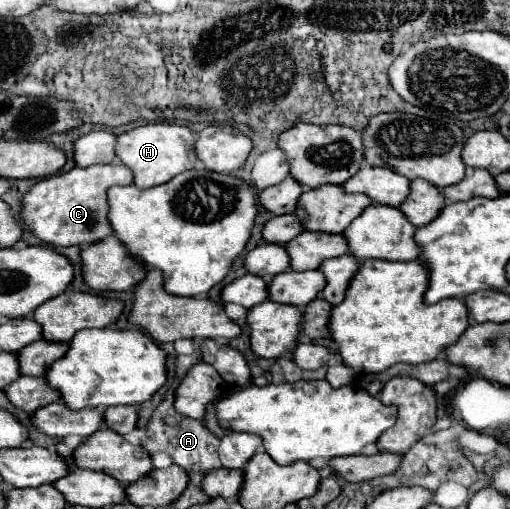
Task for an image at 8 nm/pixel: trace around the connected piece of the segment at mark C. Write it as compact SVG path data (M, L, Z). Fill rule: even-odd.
M92 165L92 167L74 167L68 173L58 173L46 179L40 179L22 199L22 217L32 229L32 233L48 245L80 245L86 247L100 239L106 239L112 233L108 223L108 201L106 191L112 185L132 185L132 171L118 165Z

